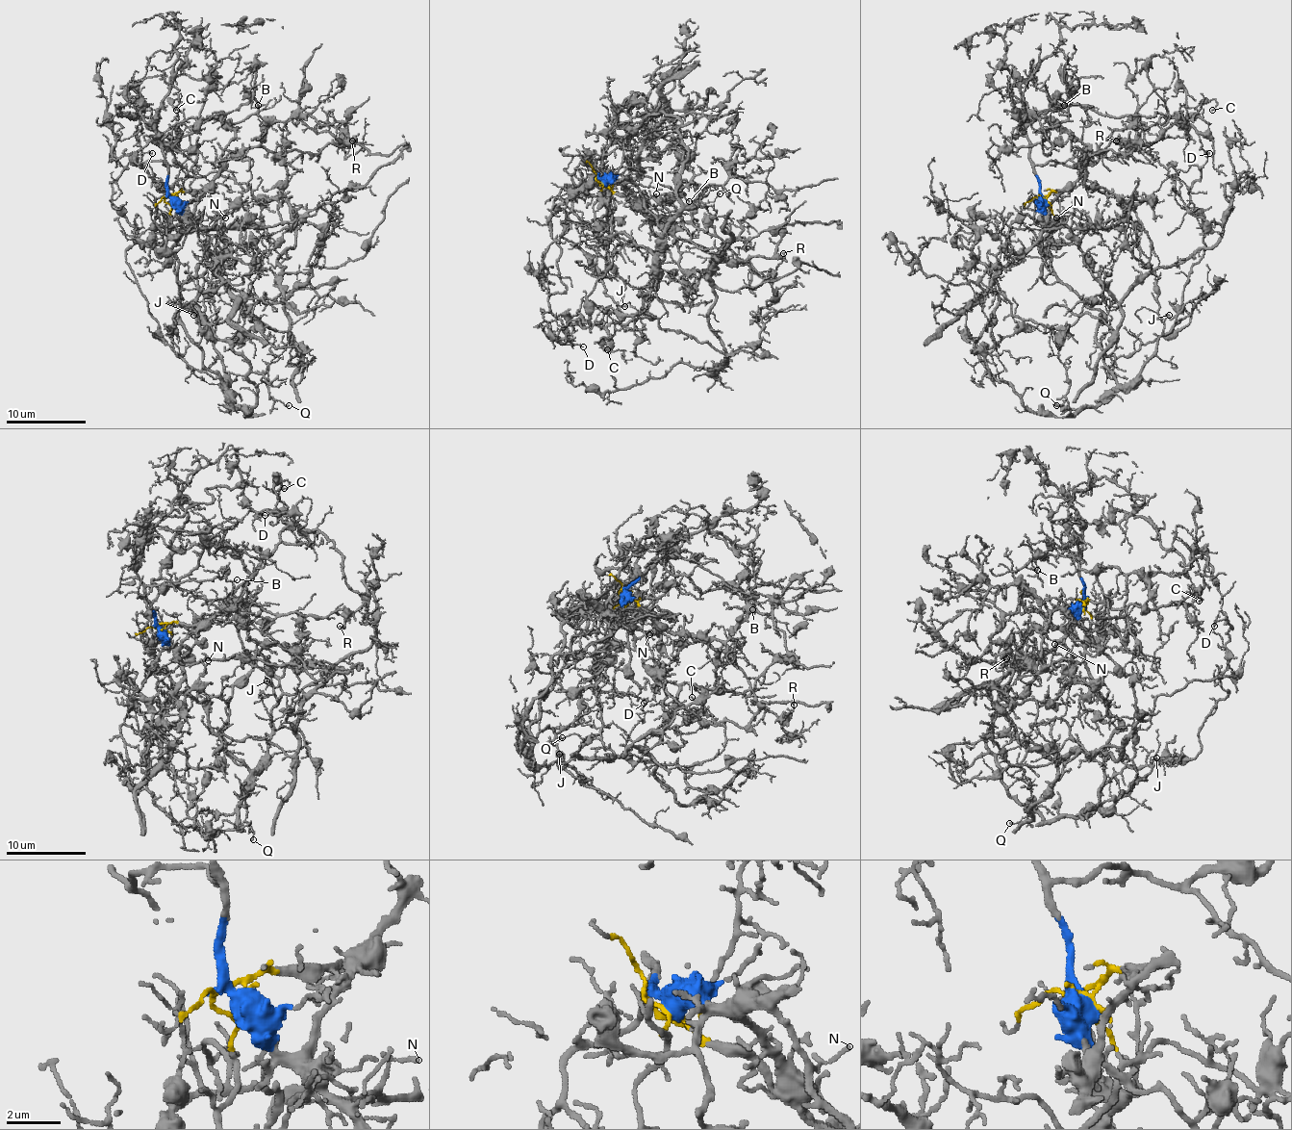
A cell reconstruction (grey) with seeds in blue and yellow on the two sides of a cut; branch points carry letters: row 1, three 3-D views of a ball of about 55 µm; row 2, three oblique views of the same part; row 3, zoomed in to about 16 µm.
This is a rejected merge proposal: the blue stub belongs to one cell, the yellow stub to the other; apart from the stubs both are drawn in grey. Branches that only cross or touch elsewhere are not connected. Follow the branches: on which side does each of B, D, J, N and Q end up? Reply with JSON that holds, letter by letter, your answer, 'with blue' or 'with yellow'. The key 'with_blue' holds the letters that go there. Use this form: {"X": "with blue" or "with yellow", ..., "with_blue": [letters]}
{"B": "with blue", "D": "with yellow", "J": "with yellow", "N": "with blue", "Q": "with yellow", "with_blue": ["B", "N"]}

